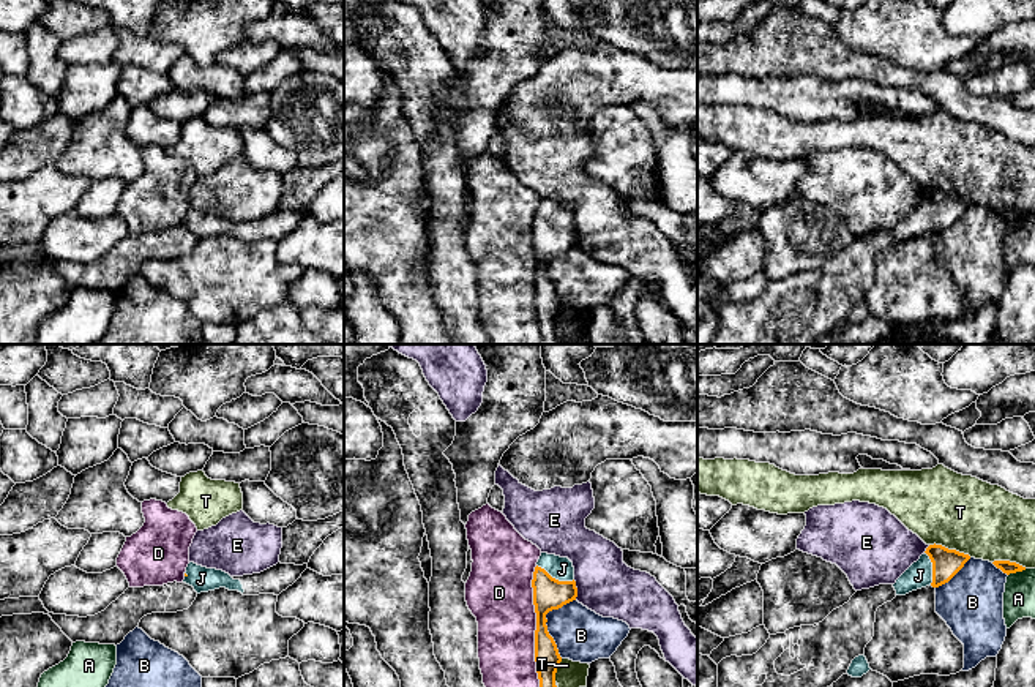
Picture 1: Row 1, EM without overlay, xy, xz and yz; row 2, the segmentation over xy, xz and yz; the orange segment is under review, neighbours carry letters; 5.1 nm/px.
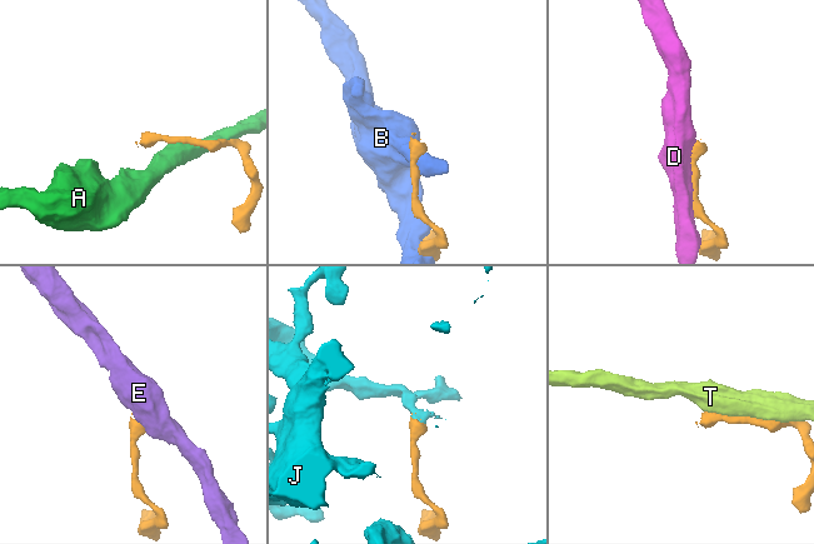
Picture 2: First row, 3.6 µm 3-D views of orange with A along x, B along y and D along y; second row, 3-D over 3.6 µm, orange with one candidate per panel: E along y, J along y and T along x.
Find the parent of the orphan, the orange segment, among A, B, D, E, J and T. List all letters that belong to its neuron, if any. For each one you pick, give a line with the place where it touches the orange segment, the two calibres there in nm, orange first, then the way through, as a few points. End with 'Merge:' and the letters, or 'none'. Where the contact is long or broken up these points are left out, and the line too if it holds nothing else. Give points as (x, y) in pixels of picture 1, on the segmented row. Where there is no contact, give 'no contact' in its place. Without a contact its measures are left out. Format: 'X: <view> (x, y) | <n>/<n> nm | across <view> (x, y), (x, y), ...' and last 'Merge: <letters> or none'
J: xz (554, 578) | 160/120 nm | across xz (549, 594), (554, 578), (562, 569)
Merge: J

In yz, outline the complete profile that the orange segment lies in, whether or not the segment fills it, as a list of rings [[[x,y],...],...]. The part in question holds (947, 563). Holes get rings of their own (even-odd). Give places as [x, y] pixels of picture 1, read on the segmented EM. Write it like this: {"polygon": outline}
{"polygon": [[[936,543],[929,545],[920,559],[893,584],[896,595],[906,595],[926,586],[939,588],[948,583],[969,559],[969,554],[956,550]]]}

